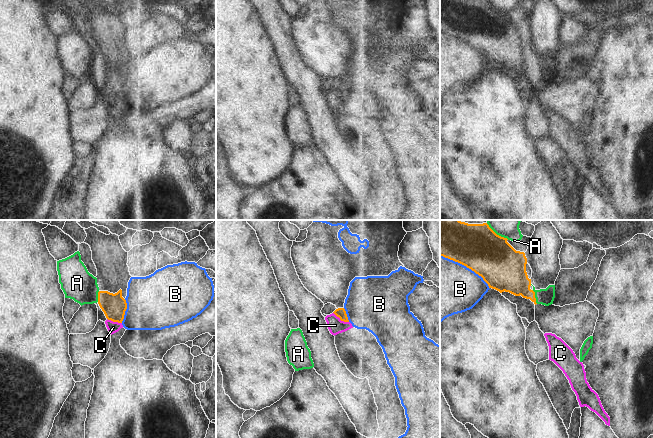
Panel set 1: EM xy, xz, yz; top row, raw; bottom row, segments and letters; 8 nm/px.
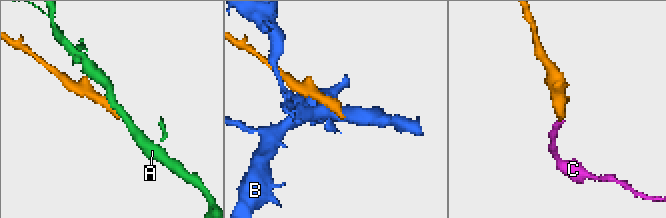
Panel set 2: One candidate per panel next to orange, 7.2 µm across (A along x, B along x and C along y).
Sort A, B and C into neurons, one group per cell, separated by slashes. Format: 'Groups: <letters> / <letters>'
Groups: A / B / C.

